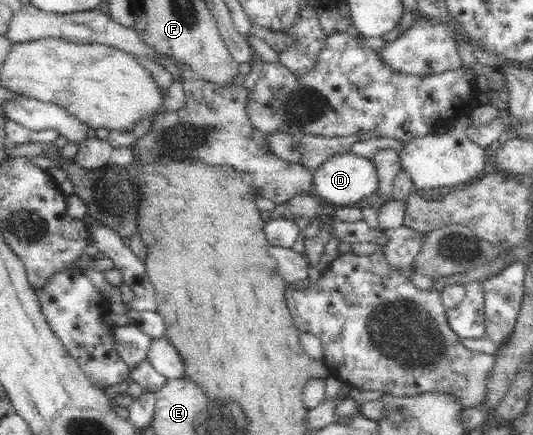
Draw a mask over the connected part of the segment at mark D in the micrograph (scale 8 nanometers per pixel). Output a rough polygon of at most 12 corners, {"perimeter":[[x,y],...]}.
{"perimeter":[[351,151],[313,171],[315,196],[353,206],[377,191],[371,159]]}

